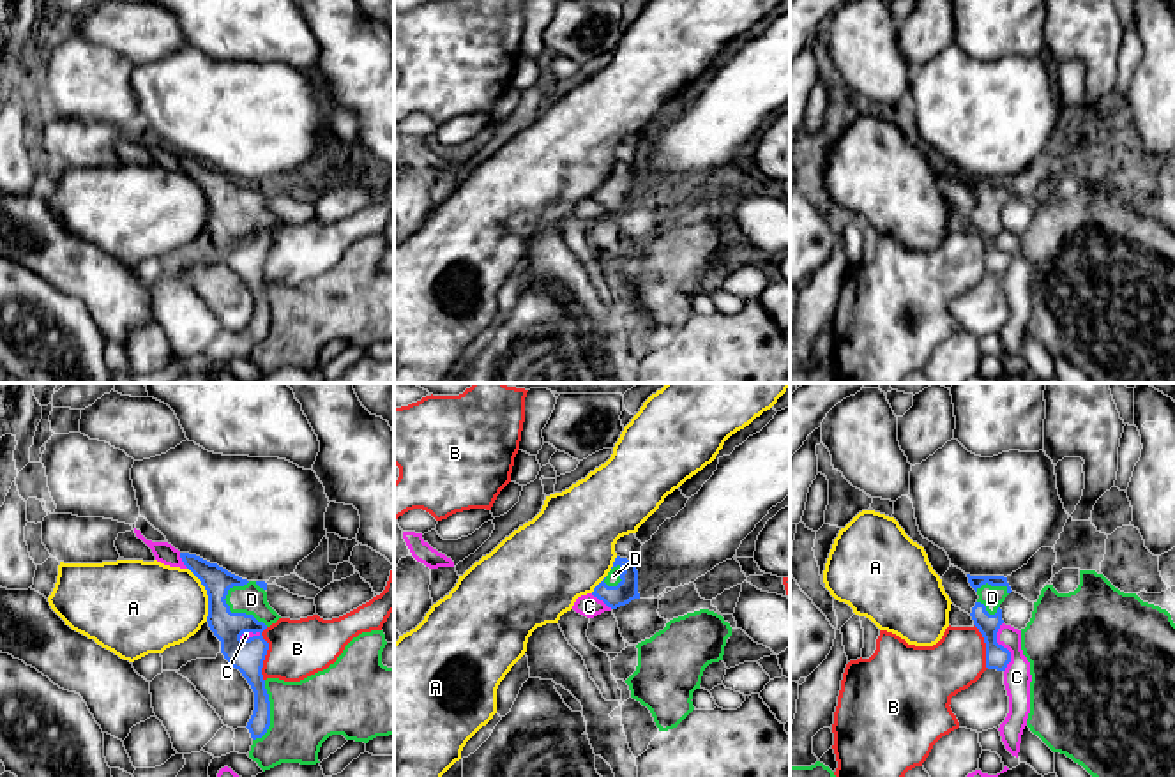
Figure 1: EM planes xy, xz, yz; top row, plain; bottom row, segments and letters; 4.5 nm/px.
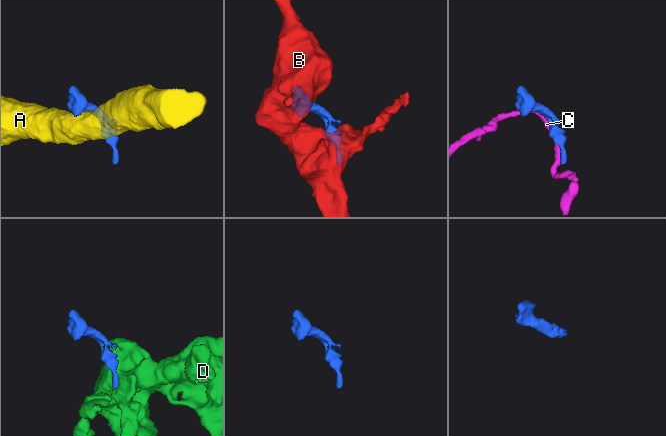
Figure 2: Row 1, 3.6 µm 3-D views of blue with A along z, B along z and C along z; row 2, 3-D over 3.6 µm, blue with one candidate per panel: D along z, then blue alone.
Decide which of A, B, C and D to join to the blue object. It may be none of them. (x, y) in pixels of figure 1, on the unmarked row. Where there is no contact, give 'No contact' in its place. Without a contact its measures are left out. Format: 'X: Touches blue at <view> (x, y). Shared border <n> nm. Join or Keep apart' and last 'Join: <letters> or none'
A: Touches blue at xy (207, 198). Shared border 260 nm. Keep apart
B: Touches blue at xy (265, 258). Shared border 240 nm. Keep apart
C: Touches blue at yz (1002, 251). Shared border 240 nm. Keep apart
D: Touches blue at xy (239, 218). Shared border 260 nm. Join
Join: D

